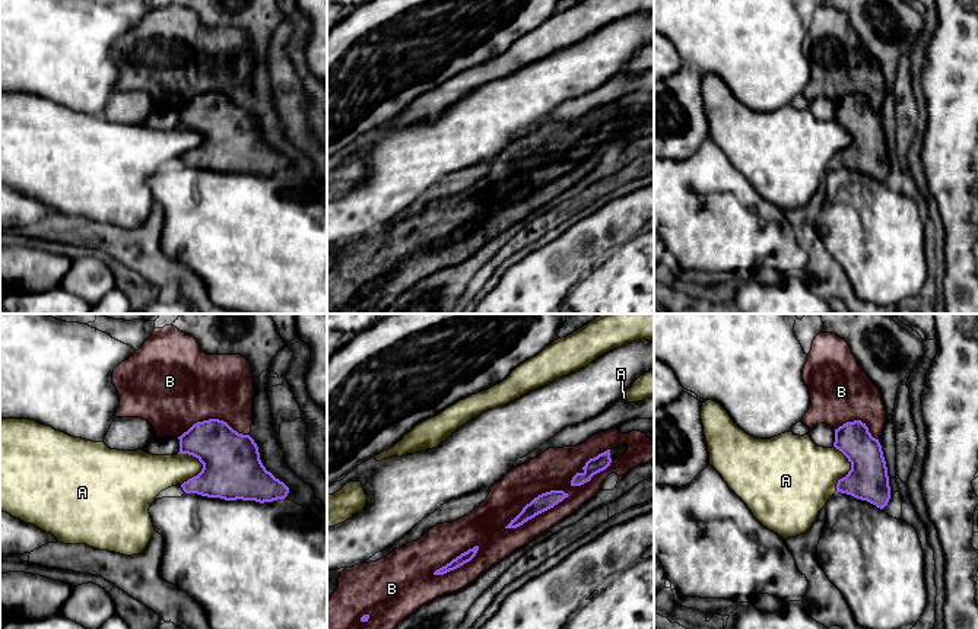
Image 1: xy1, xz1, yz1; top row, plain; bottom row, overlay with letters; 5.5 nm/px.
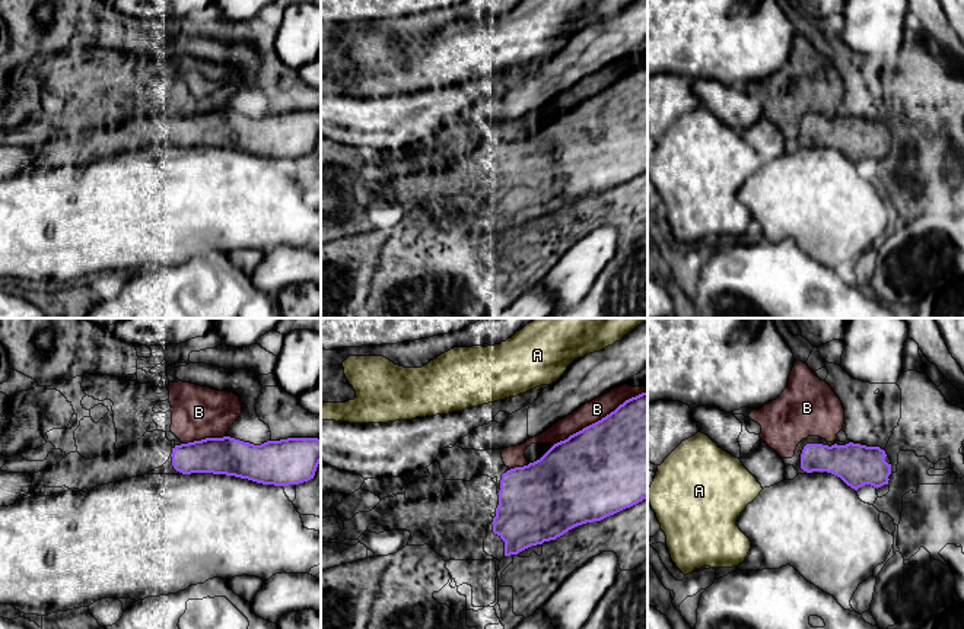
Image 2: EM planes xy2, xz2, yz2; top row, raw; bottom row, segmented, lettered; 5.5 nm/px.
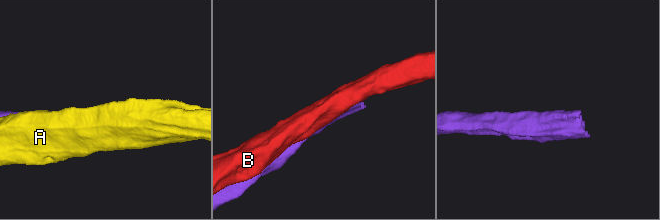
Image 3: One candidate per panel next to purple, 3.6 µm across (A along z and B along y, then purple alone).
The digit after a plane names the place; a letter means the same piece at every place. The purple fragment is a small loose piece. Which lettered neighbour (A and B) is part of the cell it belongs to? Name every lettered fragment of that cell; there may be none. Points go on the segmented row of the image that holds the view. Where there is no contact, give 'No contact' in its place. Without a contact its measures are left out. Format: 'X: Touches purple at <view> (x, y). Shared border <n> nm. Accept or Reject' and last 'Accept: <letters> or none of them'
A: Touches purple at xy1 (202, 470). Shared border 190 nm. Reject
B: Touches purple at xz1 (536, 514). Shared border 400 nm. Reject
Accept: none of them

